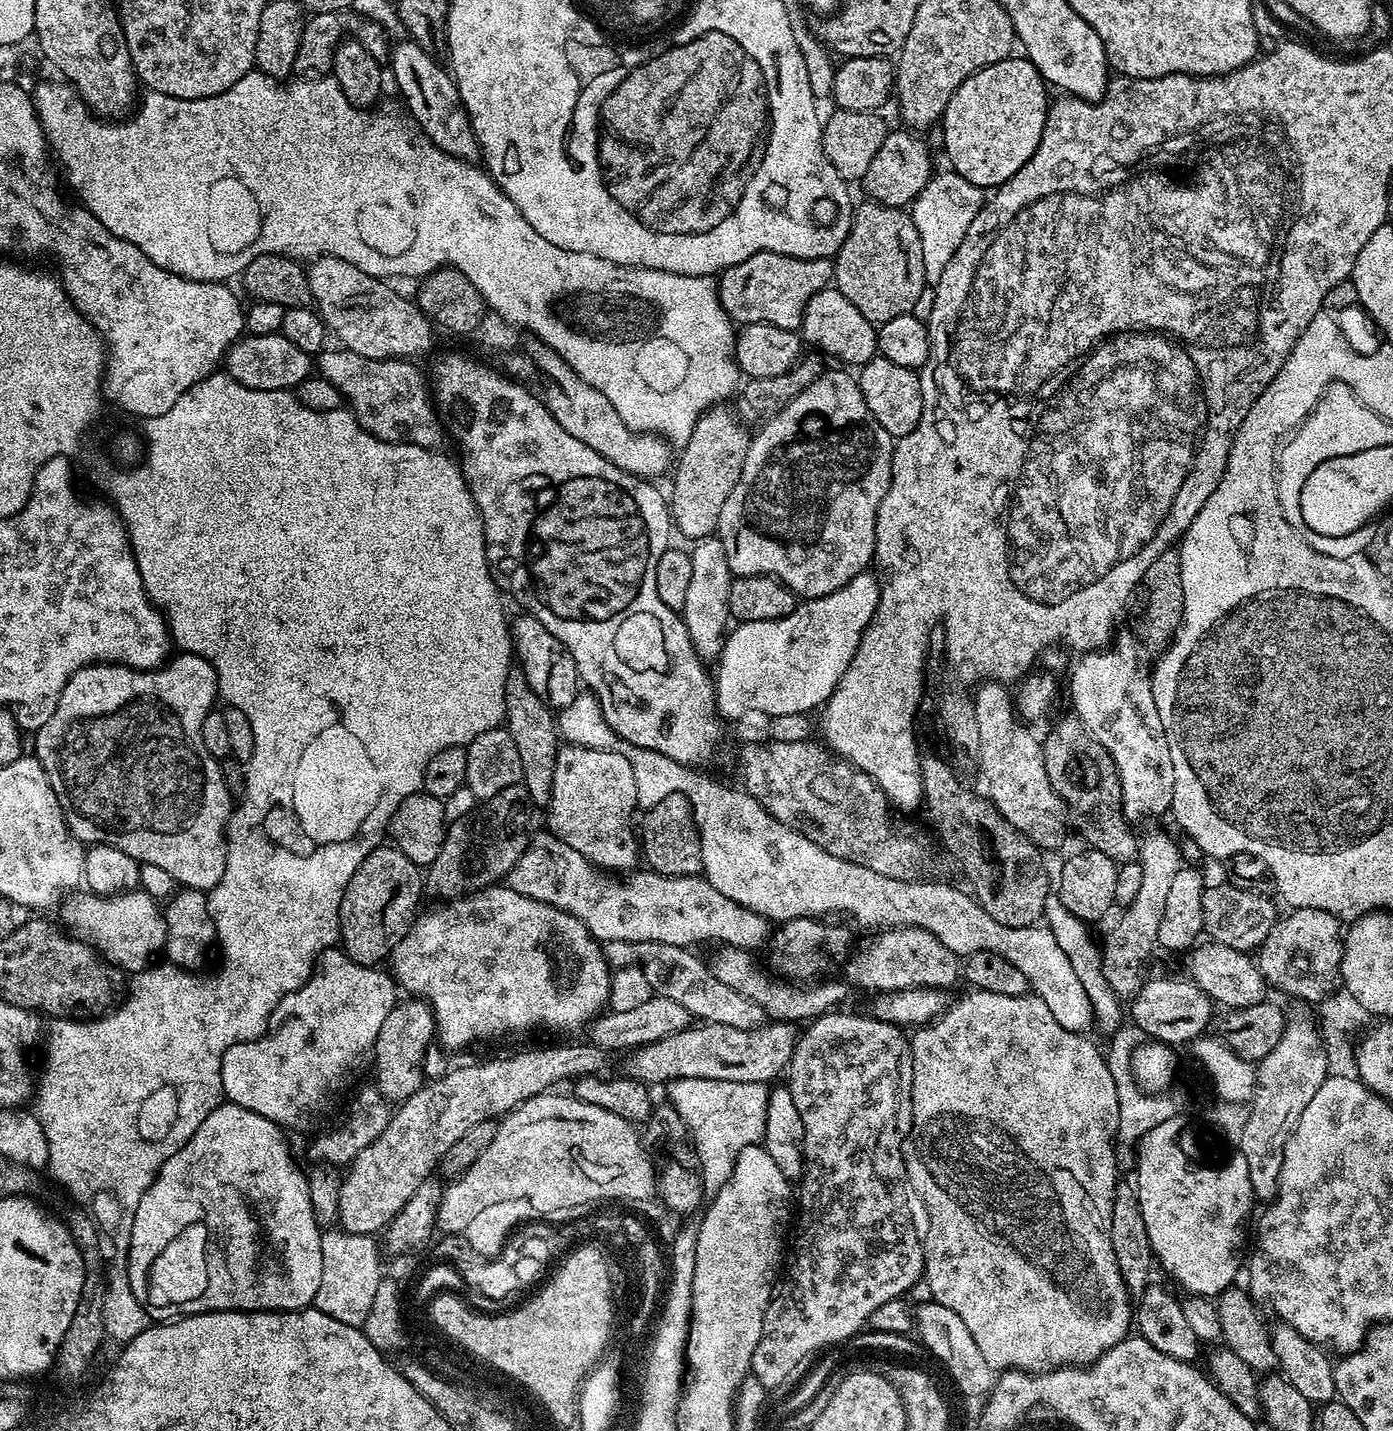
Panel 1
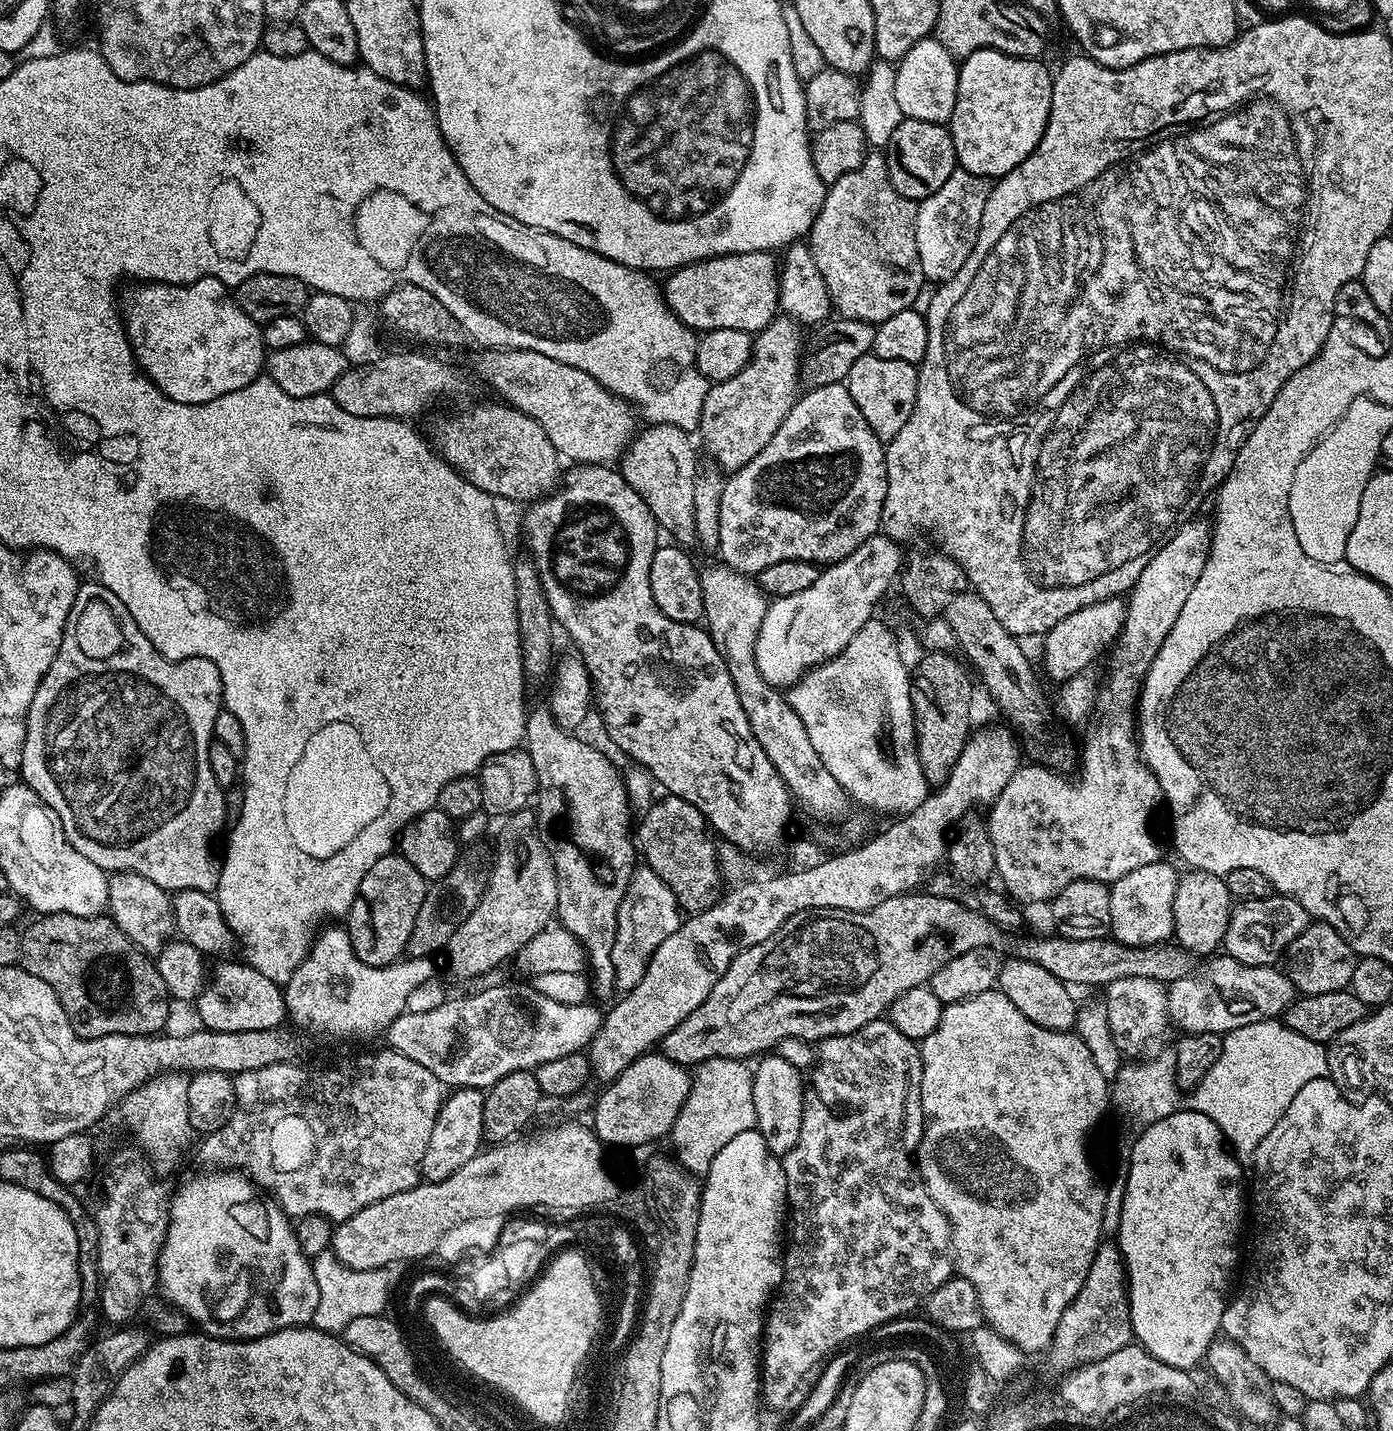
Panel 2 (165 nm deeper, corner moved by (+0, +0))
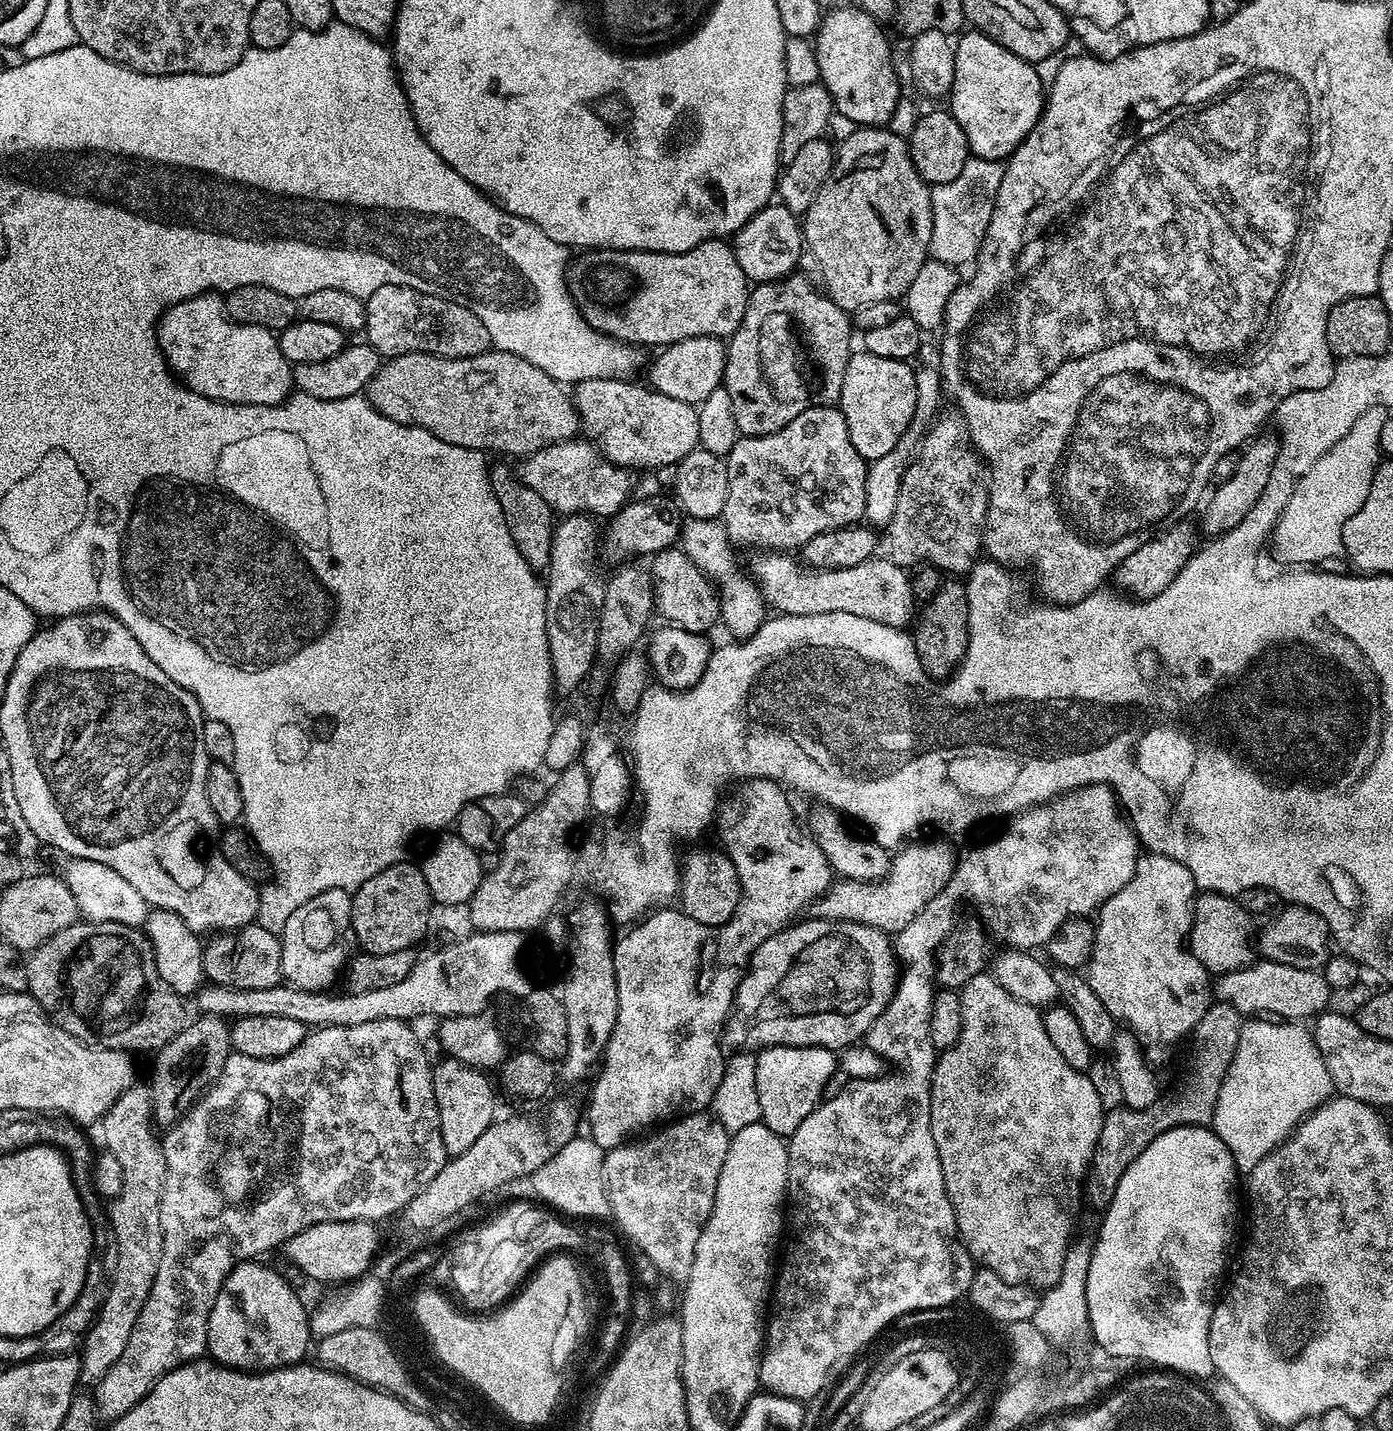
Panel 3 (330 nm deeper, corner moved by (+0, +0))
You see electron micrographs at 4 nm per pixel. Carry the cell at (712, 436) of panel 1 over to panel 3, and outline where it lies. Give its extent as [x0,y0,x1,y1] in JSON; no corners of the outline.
[722,274,854,436]

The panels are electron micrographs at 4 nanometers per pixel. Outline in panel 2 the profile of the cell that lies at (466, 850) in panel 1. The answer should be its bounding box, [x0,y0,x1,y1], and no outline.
[408,858,490,957]

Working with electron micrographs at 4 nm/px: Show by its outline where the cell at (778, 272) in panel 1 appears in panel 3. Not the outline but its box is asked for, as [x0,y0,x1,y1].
[566,240,750,346]

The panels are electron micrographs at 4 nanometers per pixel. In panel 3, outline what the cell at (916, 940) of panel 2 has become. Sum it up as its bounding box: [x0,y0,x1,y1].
[726,918,898,1050]

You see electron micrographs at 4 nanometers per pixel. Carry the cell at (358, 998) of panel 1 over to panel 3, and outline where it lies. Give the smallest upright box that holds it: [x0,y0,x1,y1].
[279,888,357,992]

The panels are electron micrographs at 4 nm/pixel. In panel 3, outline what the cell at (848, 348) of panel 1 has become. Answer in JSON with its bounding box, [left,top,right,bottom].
[734,202,805,285]

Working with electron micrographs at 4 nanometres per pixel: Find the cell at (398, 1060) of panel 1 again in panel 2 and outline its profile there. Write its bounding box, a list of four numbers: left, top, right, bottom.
[446,807,558,980]

